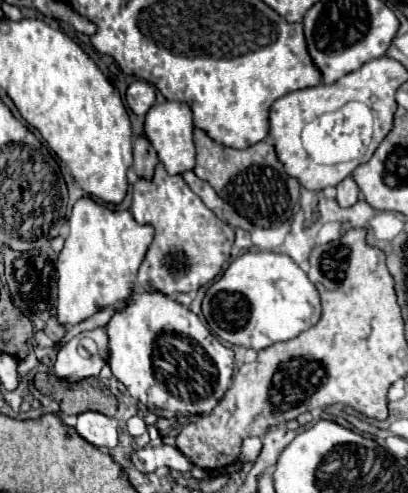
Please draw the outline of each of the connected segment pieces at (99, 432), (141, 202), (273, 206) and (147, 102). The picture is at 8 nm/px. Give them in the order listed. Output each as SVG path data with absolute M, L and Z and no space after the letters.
M85 411L75 425L77 433L99 449L113 449L119 441L119 425L113 417L99 411Z
M157 163L155 175L151 179L137 179L135 191L133 191L133 205L131 213L139 223L151 223L155 227L153 243L139 267L137 275L137 287L145 291L163 291L165 295L173 295L175 291L197 291L199 287L211 283L223 269L223 265L229 261L233 245L235 245L235 229L229 227L225 221L221 221L195 193L191 193L189 185L183 181L181 175L169 175L163 169L163 163Z
M195 129L193 133L197 147L197 165L195 175L209 181L213 189L235 209L253 221L257 227L279 227L283 225L295 205L299 203L299 181L287 175L283 163L275 157L275 147L269 141L255 143L247 149L231 149L215 143L203 129Z
M133 81L127 89L127 101L135 115L145 115L155 105L155 87L147 81Z

